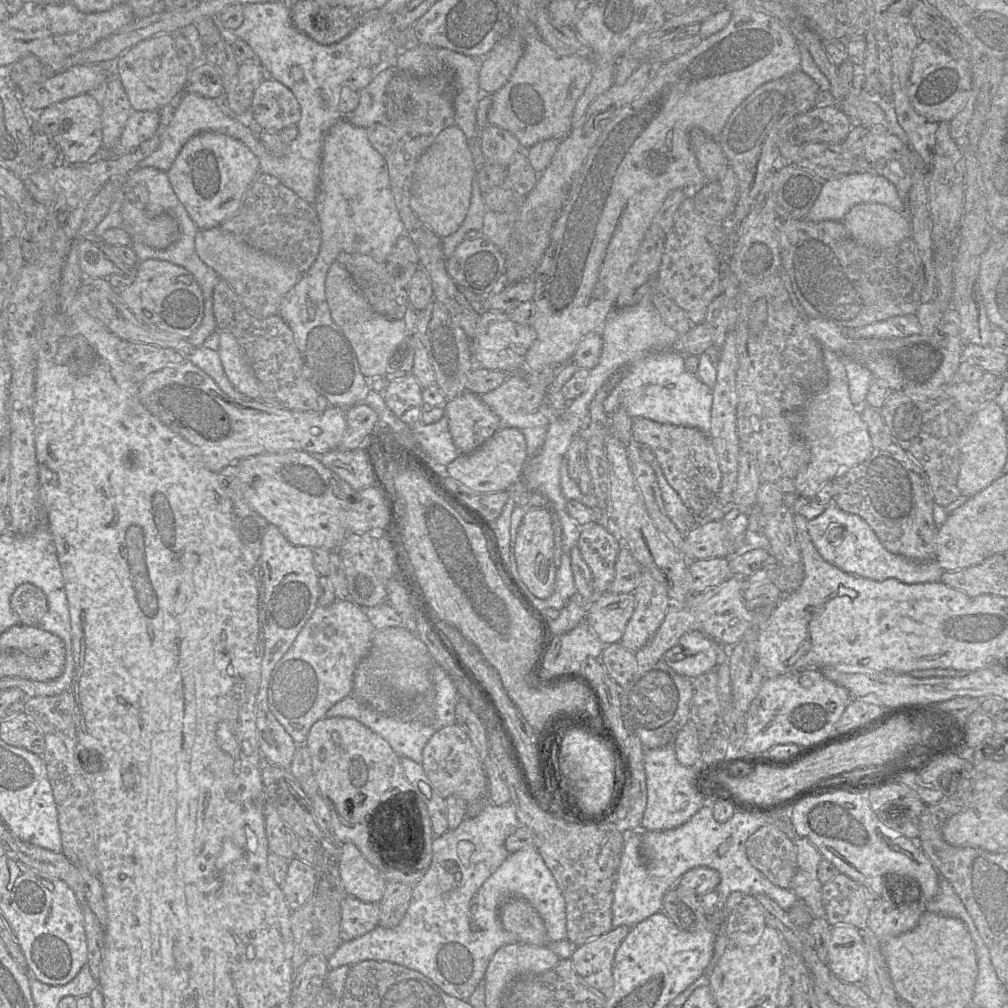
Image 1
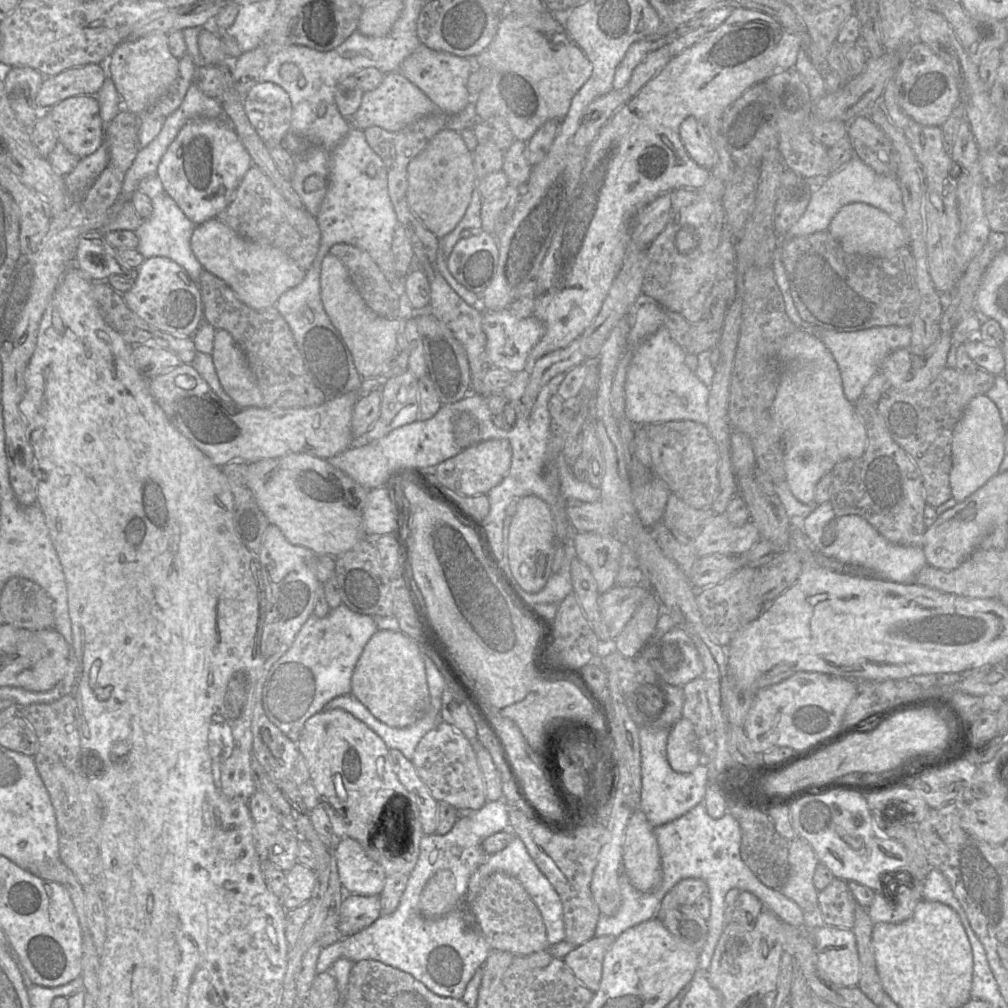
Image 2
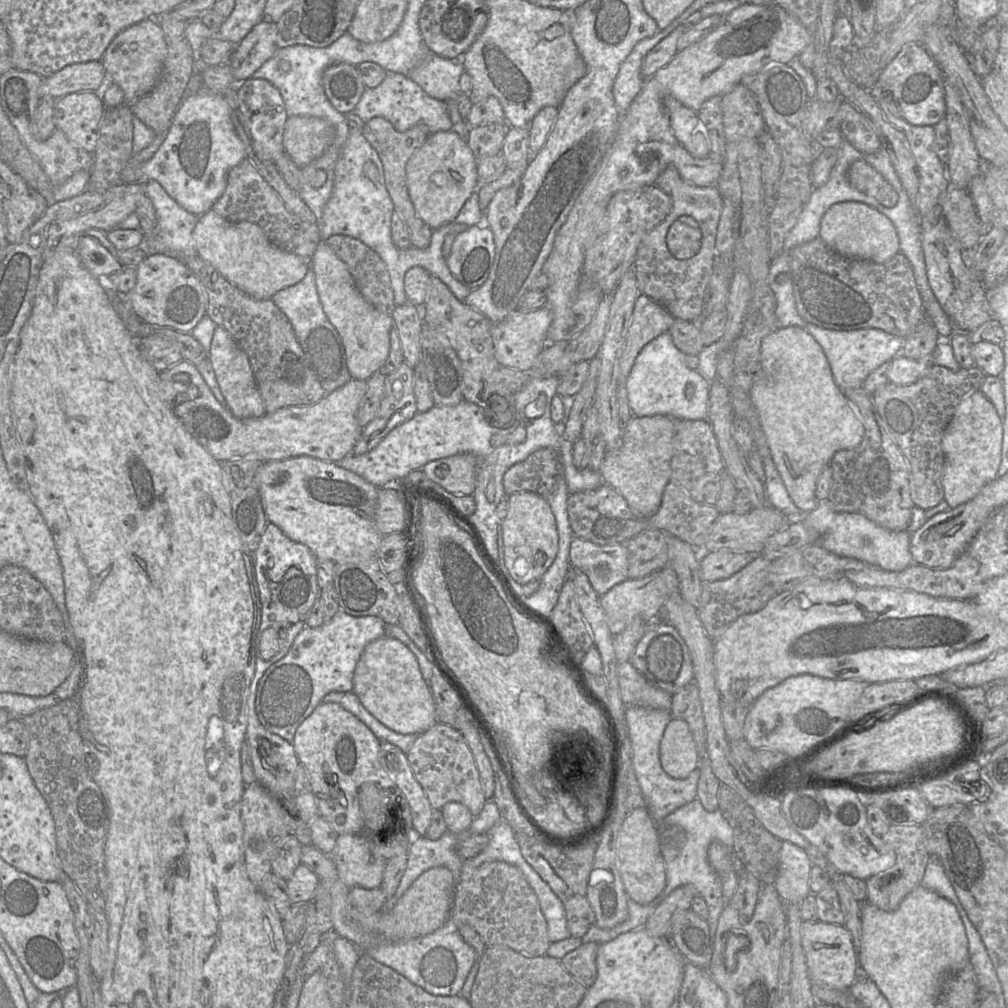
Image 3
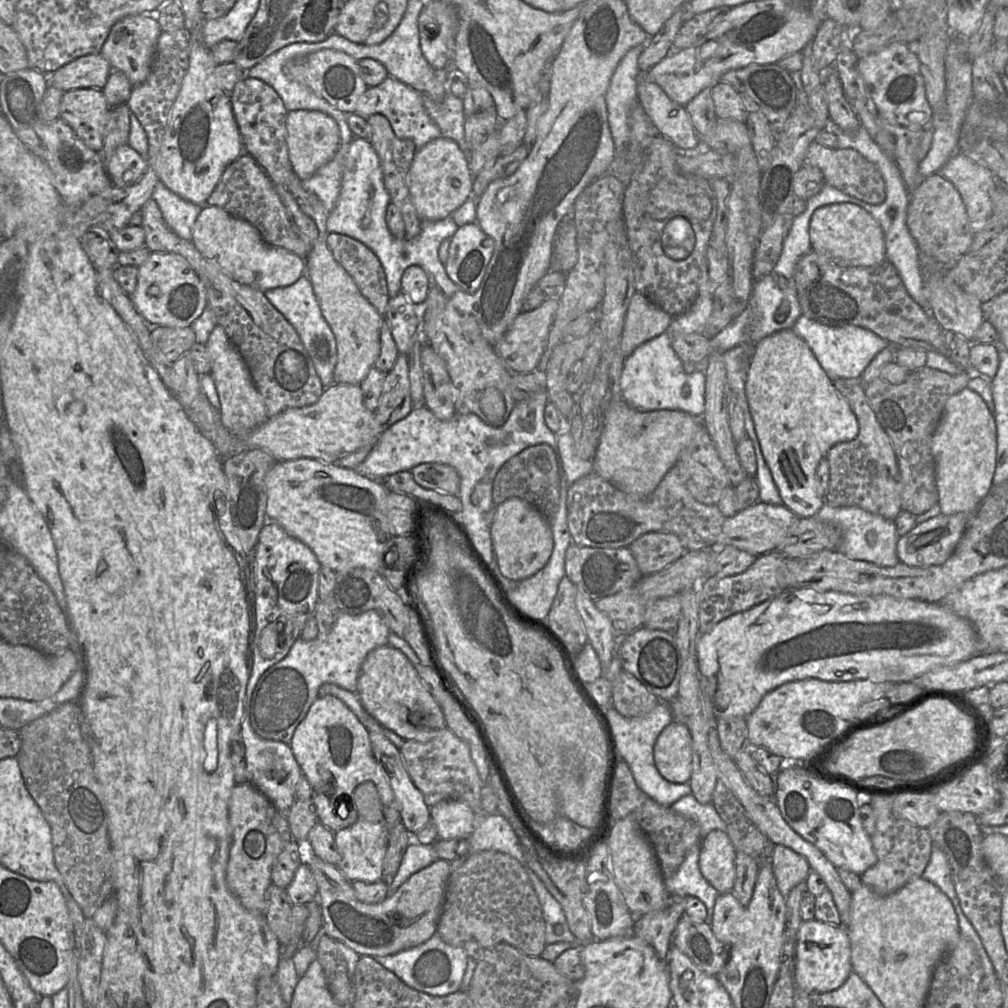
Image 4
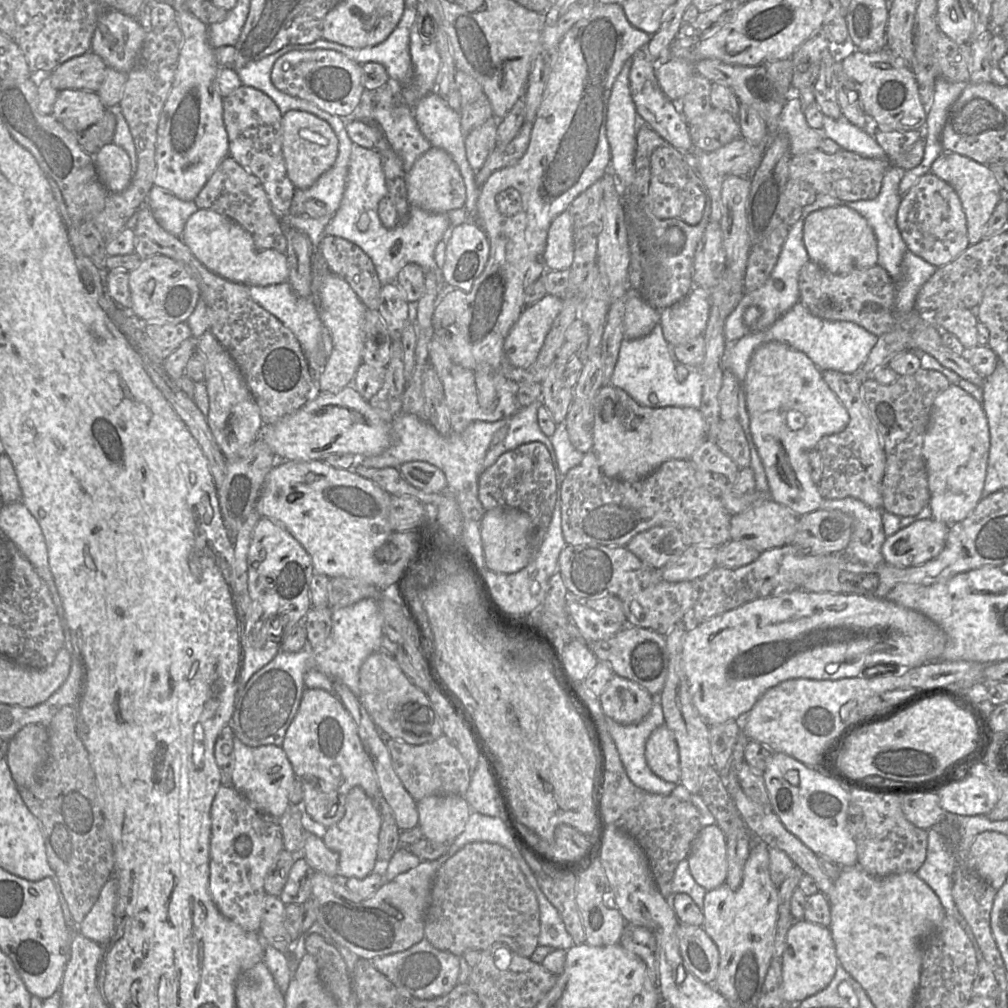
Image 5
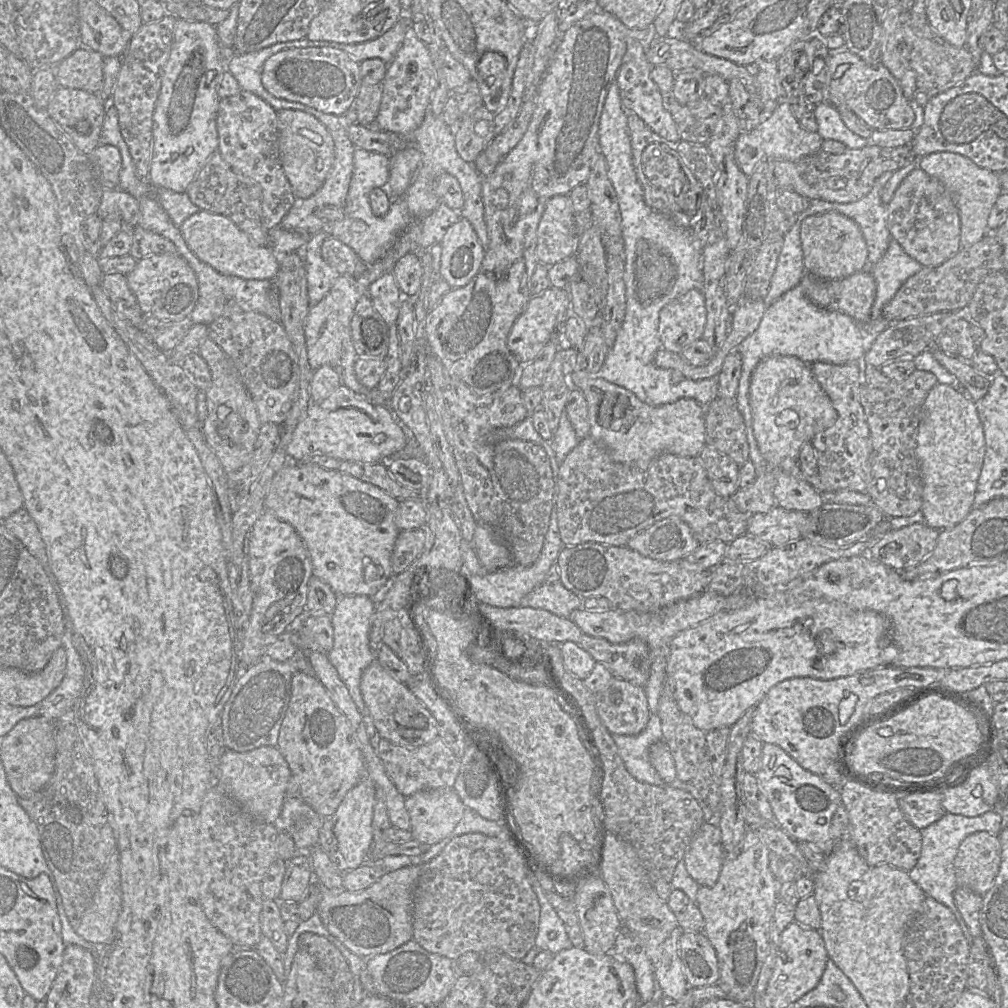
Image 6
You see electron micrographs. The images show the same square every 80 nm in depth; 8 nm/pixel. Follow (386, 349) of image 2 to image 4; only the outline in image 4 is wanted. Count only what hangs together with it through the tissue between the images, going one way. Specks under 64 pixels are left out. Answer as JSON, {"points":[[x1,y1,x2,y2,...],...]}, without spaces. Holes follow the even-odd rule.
{"points":[[319,236,307,258,306,272,319,302,322,316,335,339,337,362,333,371,335,384,359,385,373,367,380,353,380,329,384,316,367,301,352,277,335,260,326,240]]}

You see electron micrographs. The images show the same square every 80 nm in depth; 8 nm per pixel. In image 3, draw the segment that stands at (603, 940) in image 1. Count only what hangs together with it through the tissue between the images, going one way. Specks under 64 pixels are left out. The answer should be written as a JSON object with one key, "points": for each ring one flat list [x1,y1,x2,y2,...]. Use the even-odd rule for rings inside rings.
{"points":[[595,942,582,943,560,959,565,970,586,987,592,986,597,978,598,947,599,944]]}

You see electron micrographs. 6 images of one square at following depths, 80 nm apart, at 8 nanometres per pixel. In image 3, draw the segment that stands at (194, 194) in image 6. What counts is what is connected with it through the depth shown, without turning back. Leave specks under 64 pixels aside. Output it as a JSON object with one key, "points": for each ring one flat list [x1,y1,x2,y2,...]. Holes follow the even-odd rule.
{"points":[[247,157,228,171,225,190,212,210,231,222,247,221,258,225,273,245,298,255,310,267,310,260,321,240,318,223,303,221,288,212,277,193]]}

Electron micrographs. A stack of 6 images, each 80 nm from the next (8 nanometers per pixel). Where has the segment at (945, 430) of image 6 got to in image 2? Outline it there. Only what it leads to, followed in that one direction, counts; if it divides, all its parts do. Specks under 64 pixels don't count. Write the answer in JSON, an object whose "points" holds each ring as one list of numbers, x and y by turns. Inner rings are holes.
{"points":[[987,395,970,400,956,424,951,443,952,468,950,488,952,498,960,503,998,474,1004,457,1006,427,996,404]]}

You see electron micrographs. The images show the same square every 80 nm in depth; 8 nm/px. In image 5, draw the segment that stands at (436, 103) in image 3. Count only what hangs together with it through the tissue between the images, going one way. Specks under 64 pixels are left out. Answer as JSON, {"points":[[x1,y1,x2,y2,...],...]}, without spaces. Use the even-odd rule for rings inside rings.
{"points":[[390,79,379,89,371,92,364,90,359,106,351,118,366,121,380,128,391,148,401,158,404,171,408,173,415,161,430,149,431,144,418,127,414,107,408,106,400,99,399,85,402,84]]}

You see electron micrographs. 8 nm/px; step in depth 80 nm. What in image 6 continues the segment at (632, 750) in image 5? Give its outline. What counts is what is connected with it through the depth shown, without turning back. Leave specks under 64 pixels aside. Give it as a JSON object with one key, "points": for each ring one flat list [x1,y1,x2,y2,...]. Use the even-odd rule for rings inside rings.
{"points":[[657,713,651,717,645,729,638,735,611,734,627,771,636,780,654,786,666,786,650,762,650,747,663,739,661,721]]}

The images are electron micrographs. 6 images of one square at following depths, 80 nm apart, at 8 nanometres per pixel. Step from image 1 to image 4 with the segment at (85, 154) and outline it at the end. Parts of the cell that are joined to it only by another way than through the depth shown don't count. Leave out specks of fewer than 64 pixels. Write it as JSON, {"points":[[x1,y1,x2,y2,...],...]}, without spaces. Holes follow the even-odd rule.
{"points":[[81,88,64,92,59,118,91,150,100,151,107,120,108,103,102,89]]}

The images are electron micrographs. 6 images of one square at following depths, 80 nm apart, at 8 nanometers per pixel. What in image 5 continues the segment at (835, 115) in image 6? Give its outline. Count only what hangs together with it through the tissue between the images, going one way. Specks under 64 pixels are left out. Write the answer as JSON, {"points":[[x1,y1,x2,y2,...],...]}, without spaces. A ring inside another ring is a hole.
{"points":[[825,116,822,129,825,136,837,142,842,149,853,151,867,158,887,159,884,149,877,143,873,127,859,128,844,116,832,118]]}

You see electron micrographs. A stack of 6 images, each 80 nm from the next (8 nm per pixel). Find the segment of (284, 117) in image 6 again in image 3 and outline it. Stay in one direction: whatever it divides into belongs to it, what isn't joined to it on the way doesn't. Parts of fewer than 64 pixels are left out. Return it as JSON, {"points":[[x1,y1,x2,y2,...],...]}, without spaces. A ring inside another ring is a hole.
{"points":[[313,116,288,117,284,126,283,146,295,165,302,168,321,156,333,143,334,127]]}

